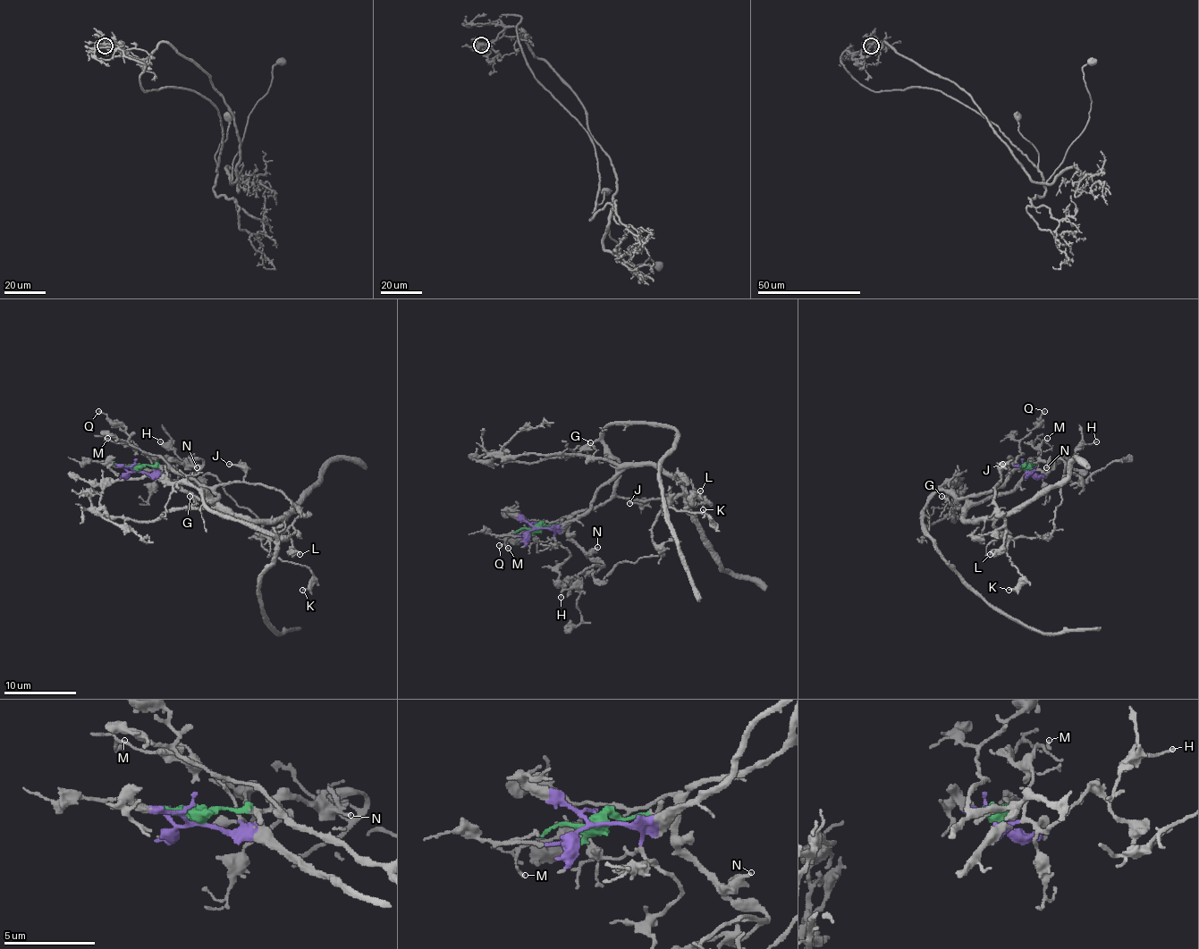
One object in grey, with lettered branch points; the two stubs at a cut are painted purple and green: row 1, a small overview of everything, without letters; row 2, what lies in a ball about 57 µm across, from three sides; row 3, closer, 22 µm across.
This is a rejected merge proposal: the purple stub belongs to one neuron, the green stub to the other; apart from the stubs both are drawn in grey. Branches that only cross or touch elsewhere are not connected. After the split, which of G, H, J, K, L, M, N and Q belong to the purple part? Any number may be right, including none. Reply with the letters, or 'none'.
G, K, M

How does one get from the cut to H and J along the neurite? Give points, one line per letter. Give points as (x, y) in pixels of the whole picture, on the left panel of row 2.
H: (136, 470), (147, 465), (171, 461), (203, 461), (198, 465), (183, 461), (159, 441)
J: (136, 470), (147, 465), (169, 466), (201, 484), (214, 486), (239, 482), (244, 472), (239, 466), (228, 465)

